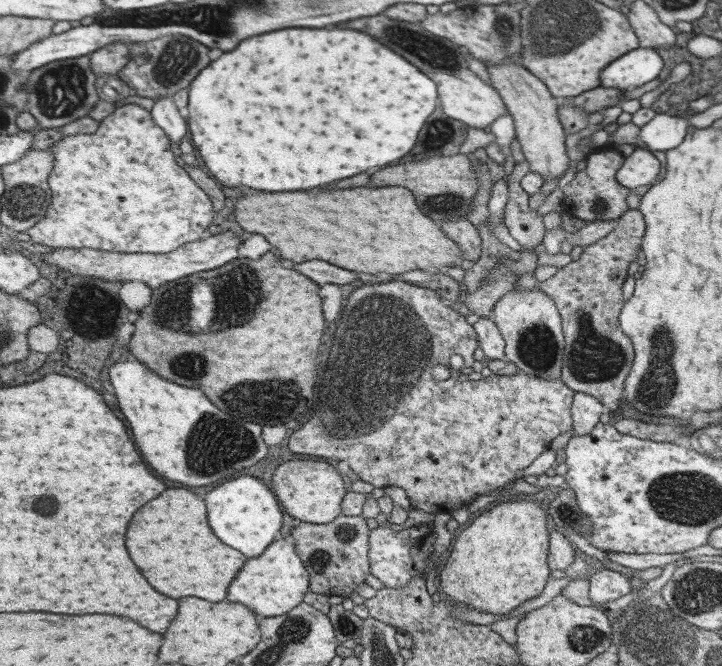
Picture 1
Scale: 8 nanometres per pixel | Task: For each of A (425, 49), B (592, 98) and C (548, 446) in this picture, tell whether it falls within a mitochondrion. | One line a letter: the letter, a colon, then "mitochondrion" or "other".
A: mitochondrion
B: other
C: other

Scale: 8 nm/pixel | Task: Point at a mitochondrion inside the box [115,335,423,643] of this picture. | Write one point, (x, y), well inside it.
(215, 445)

